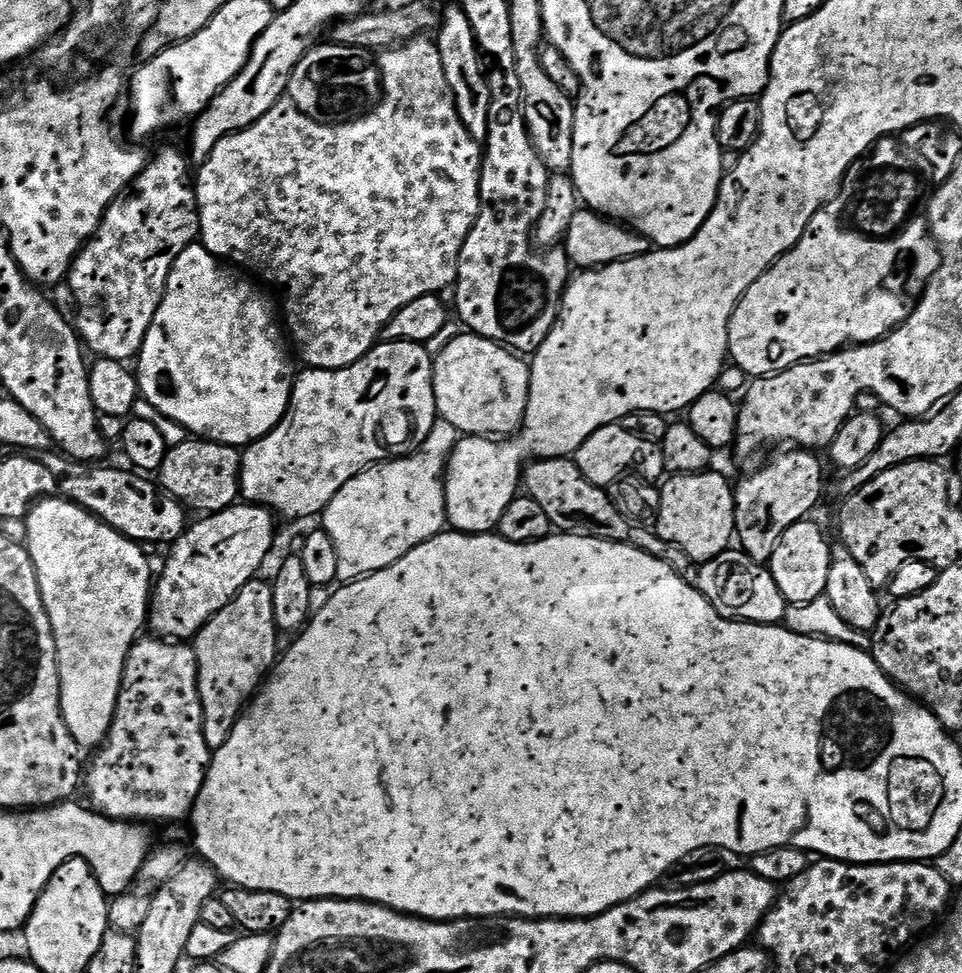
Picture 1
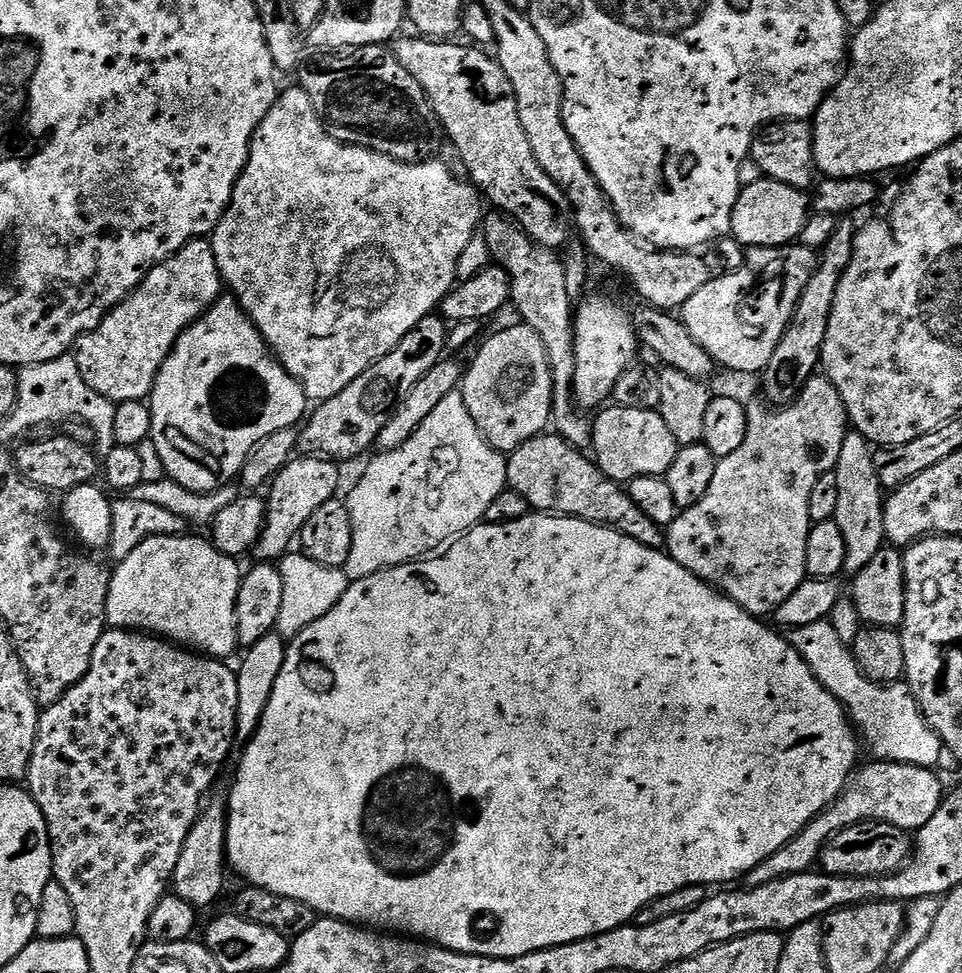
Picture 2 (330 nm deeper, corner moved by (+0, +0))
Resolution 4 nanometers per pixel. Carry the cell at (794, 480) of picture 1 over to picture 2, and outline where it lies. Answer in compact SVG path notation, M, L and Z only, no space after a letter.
M844 218L837 223L830 242L826 242L826 246L819 253L816 272L810 282L806 282L806 290L802 290L798 306L794 306L794 314L782 334L782 342L778 342L778 350L774 350L774 355L763 370L764 392L768 395L766 400L769 405L783 406L792 403L799 396L800 389L808 383L808 379L817 375L822 342L826 342L826 326L830 326L834 294L854 250L854 238L858 228L850 221L852 220Z

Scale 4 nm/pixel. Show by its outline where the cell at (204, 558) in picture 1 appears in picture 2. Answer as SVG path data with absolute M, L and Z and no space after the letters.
M300 454L276 475L267 493L269 496L266 496L268 515L265 517L265 528L254 549L257 561L279 562L288 555L297 543L302 526L306 526L310 517L339 493L336 491L340 488L340 468L341 465L331 458L319 454Z

